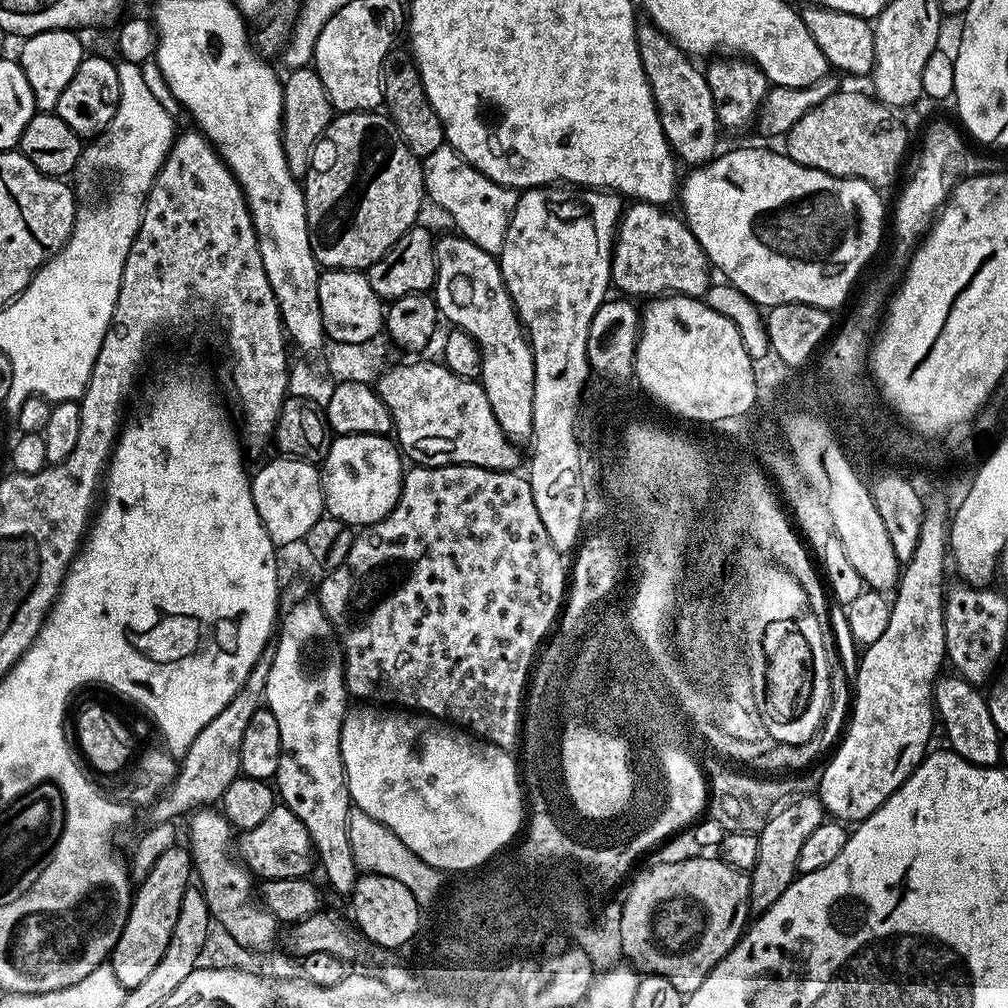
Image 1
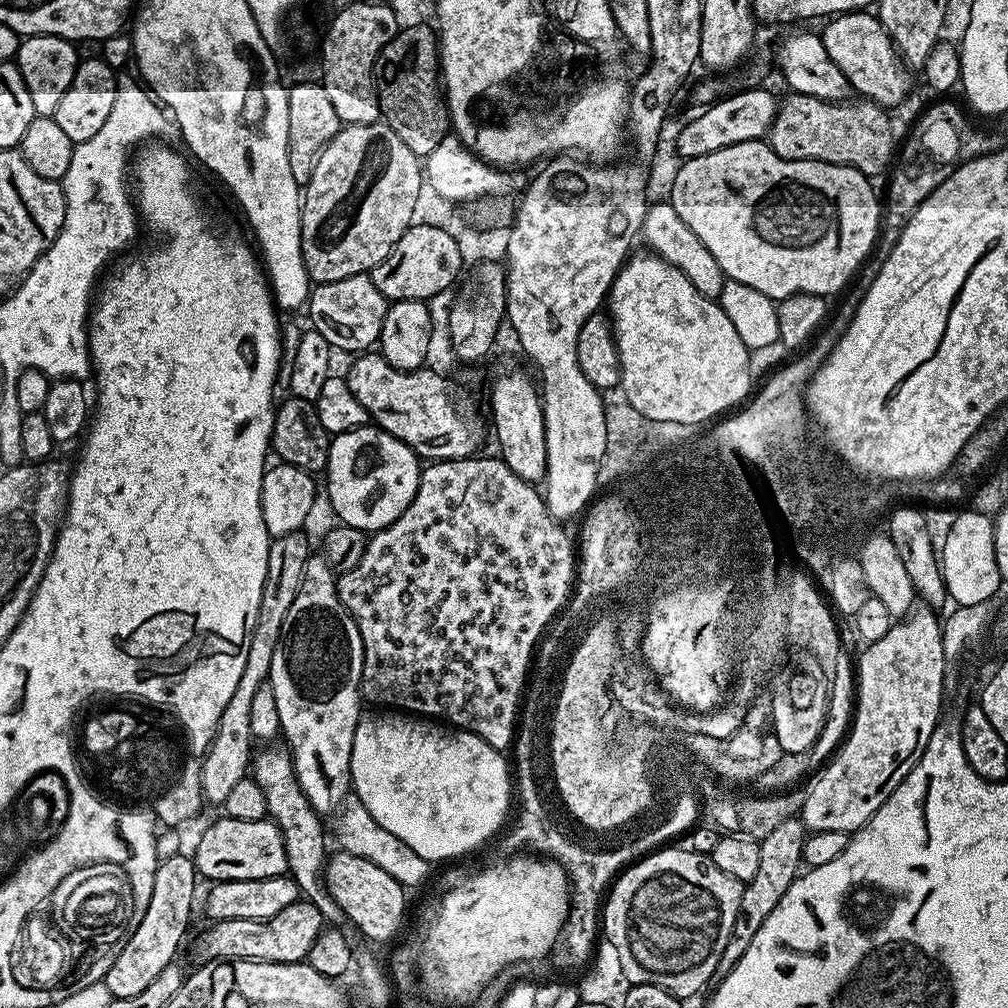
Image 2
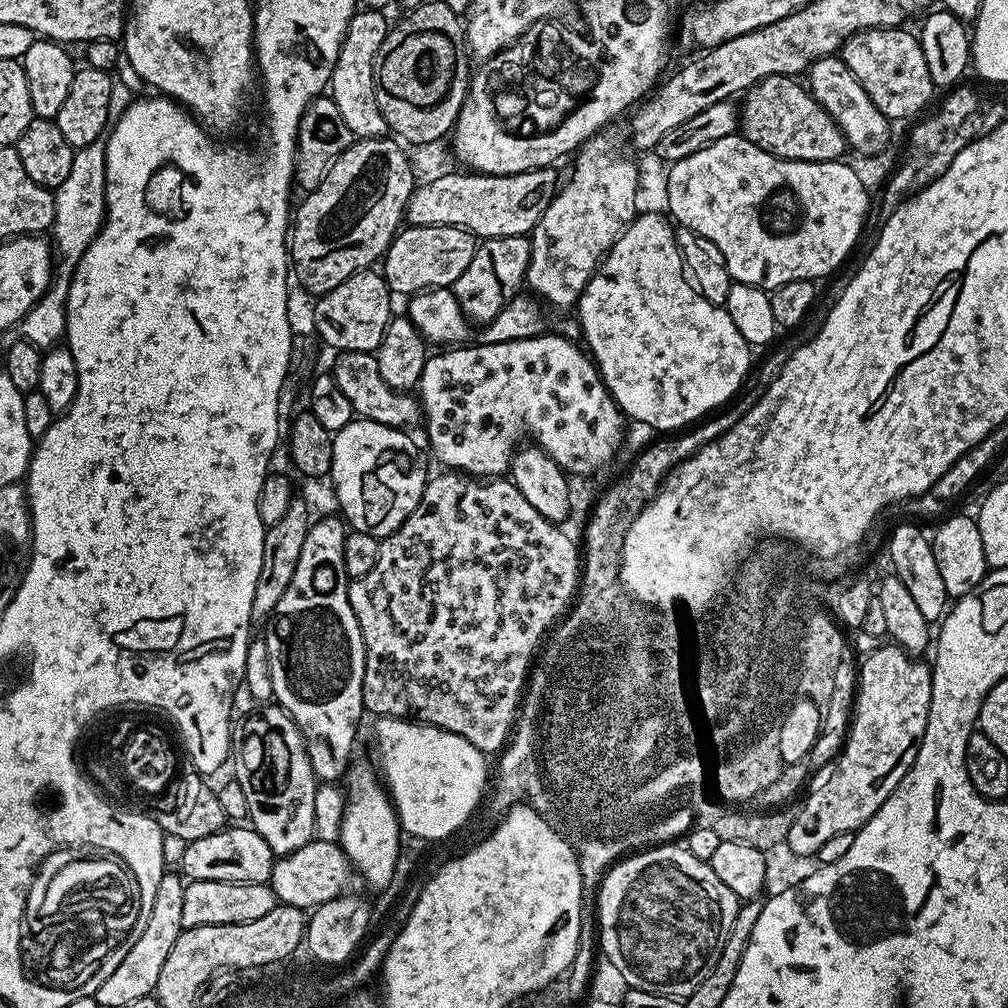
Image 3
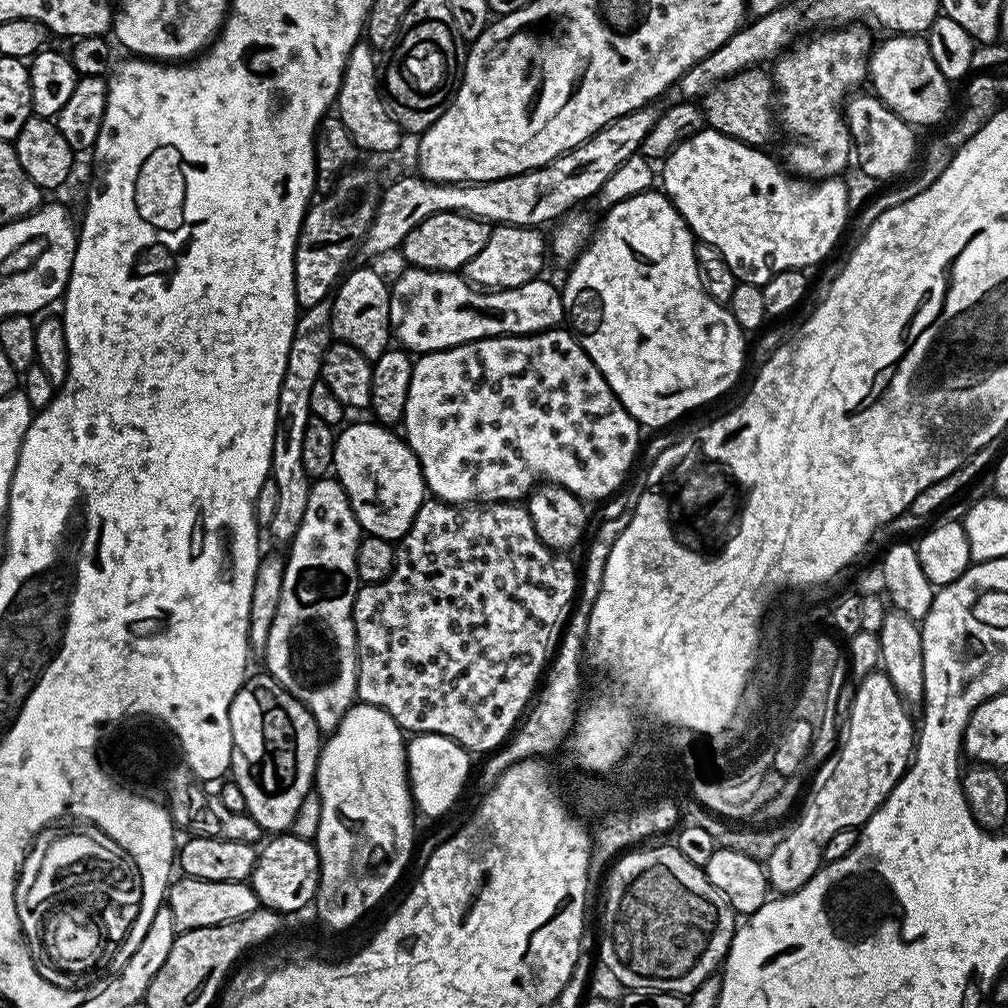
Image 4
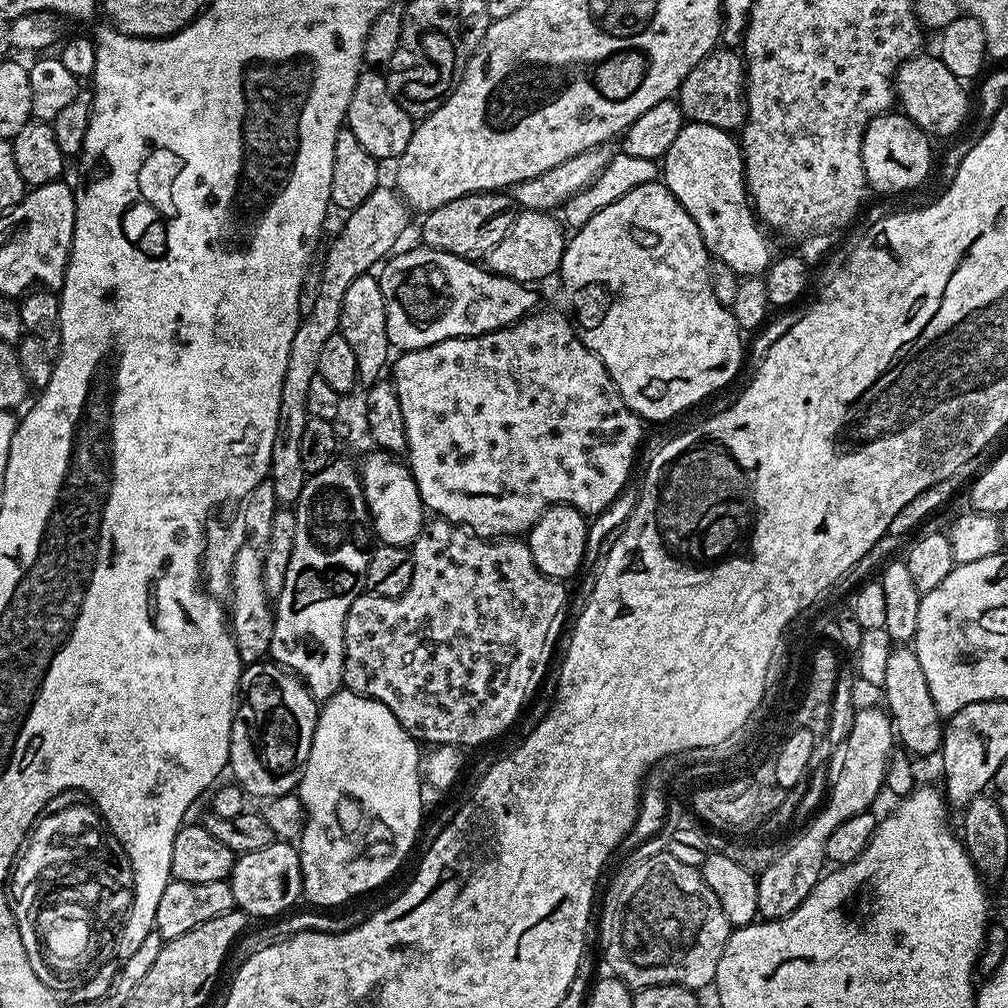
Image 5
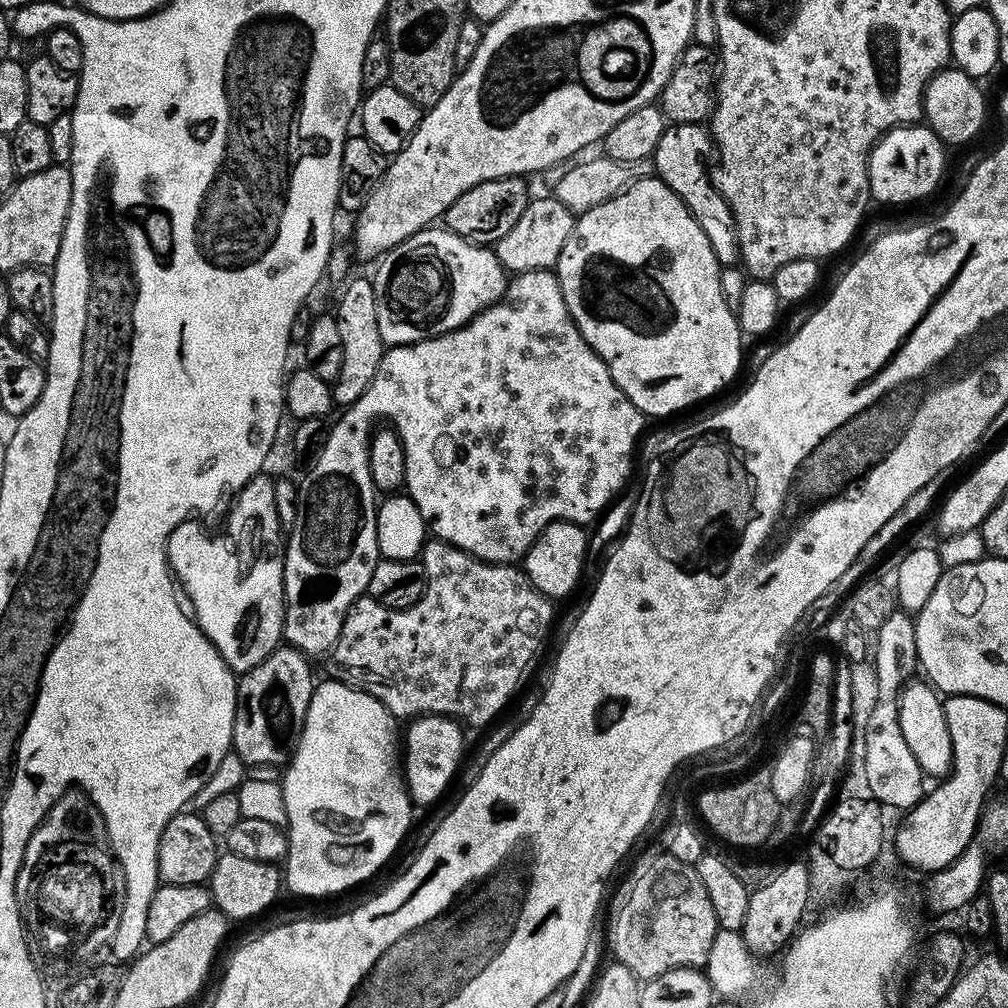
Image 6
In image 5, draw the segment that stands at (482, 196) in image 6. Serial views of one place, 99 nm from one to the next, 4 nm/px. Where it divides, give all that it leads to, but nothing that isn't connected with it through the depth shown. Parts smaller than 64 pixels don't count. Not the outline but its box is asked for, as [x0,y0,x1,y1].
[420,190,517,262]

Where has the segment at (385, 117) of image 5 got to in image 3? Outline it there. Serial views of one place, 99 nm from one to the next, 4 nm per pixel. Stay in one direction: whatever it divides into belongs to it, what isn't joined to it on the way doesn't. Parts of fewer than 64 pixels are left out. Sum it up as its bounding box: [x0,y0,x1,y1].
[330,10,390,140]

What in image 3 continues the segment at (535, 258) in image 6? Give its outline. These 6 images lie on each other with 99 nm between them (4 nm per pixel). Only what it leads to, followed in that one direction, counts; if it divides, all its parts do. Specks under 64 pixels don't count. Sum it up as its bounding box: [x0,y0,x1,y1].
[451,236,532,326]

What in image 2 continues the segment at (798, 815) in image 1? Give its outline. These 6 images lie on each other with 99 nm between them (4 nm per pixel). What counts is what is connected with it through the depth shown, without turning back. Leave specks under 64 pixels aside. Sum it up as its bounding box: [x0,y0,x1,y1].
[711,818,805,985]

